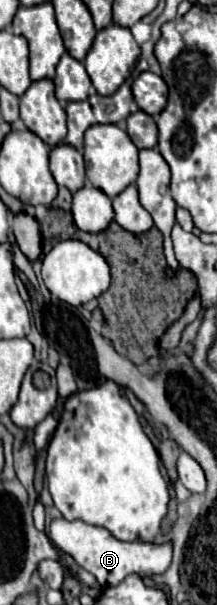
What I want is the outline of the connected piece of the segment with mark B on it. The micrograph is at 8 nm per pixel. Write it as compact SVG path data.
M57 518L49 526L49 534L53 542L73 556L73 560L83 566L87 572L91 572L101 586L117 586L123 582L125 576L131 572L139 576L153 576L153 574L163 574L169 564L171 564L171 544L149 544L149 542L121 542L113 538L105 528L91 526L83 520L65 520Z

